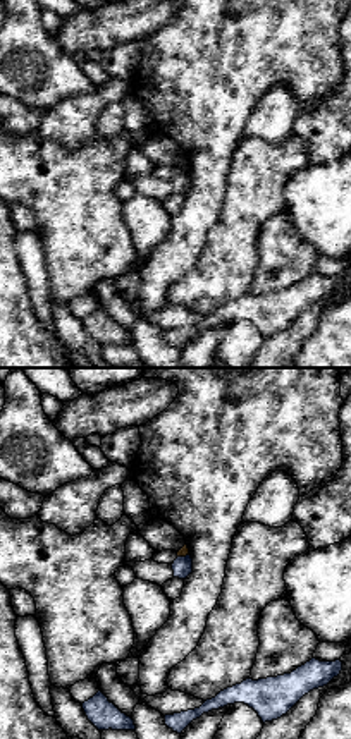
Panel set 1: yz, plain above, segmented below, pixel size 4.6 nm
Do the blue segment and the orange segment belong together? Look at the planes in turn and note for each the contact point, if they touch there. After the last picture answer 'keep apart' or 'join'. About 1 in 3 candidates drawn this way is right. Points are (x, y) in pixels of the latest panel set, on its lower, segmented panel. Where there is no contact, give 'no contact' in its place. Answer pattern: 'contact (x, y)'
contact (183, 557)

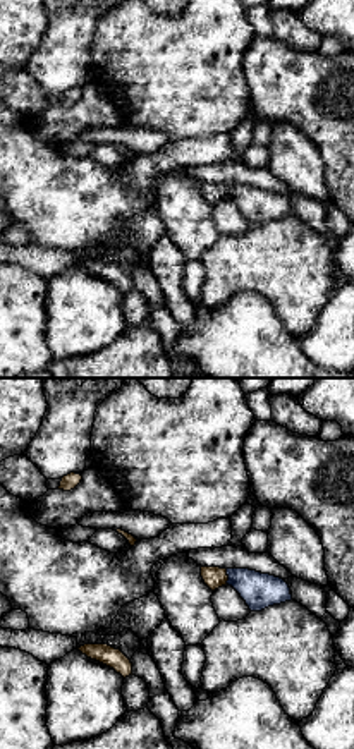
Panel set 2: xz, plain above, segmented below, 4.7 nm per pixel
contact (227, 574)

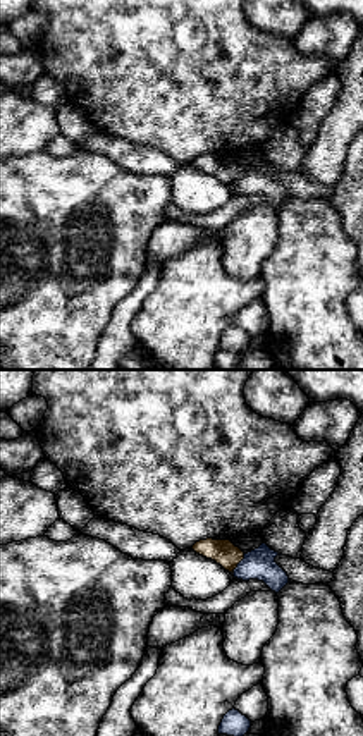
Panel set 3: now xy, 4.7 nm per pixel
contact (238, 564)

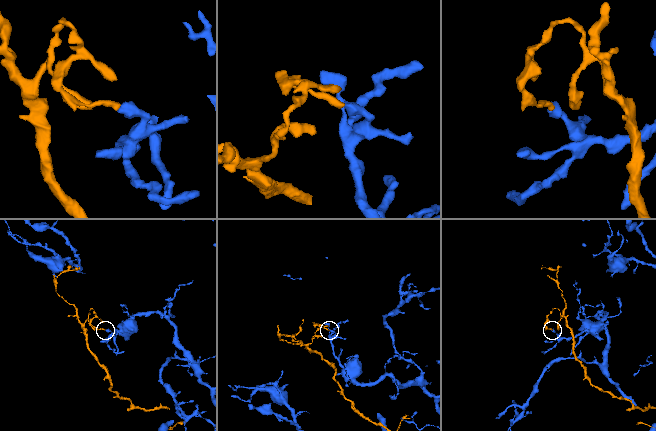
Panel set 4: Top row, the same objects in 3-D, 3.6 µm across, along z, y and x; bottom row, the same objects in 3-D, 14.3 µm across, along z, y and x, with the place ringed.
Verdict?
keep apart

